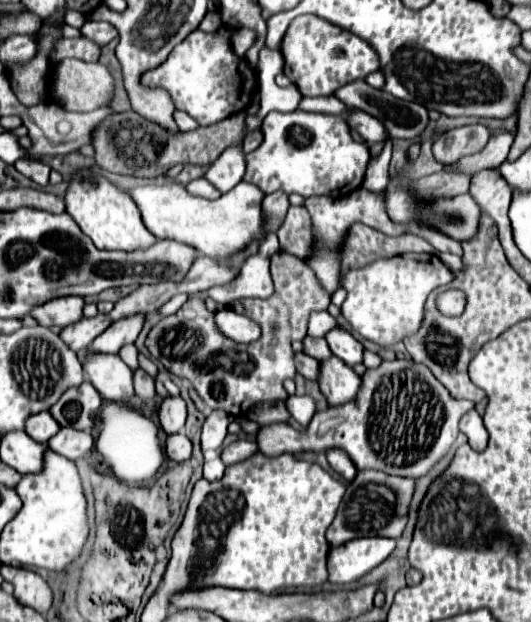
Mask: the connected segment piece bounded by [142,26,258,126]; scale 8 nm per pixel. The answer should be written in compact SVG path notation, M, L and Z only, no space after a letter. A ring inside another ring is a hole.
M226 26L220 28L220 38L216 34L194 30L170 52L168 60L156 72L146 72L142 82L146 86L166 88L176 108L190 114L200 126L216 124L236 112L246 110L252 94L258 90L258 78L256 72L250 70L248 62L232 52L230 36L232 32Z

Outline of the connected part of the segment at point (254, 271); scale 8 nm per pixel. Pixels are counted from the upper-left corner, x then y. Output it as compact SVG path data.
M268 234L260 244L258 254L250 256L244 262L240 274L234 280L230 280L224 286L214 286L210 290L192 294L190 298L202 298L202 300L214 298L218 304L230 304L240 298L268 298L274 292L270 276L270 256L278 250L280 250L278 236Z

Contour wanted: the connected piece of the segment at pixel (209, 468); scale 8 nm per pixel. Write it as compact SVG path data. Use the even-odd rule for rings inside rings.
M214 458L210 462L204 462L204 478L206 480L210 480L210 482L212 480L222 480L224 472L226 472L226 464L220 458Z

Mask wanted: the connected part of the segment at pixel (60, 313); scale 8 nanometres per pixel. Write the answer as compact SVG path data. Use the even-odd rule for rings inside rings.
M66 296L66 298L54 298L42 306L38 306L32 316L42 324L42 326L60 326L66 328L82 318L82 308L84 308L84 298L80 296Z

